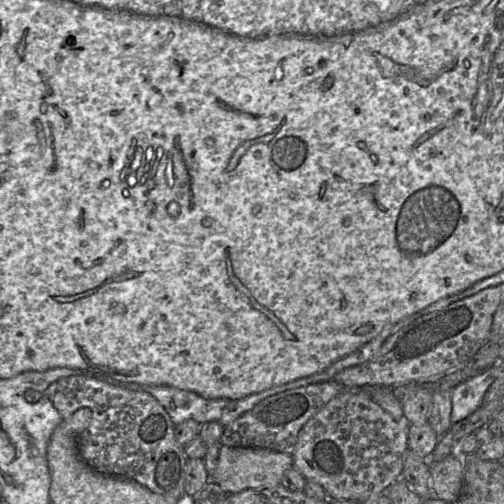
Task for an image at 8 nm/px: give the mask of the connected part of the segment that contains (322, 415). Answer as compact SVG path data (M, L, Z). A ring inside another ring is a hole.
M359 388L347 390L330 400L317 414L309 419L309 421L300 430L296 448L292 455L294 466L306 480L311 480L320 484L327 492L327 495L329 495L333 500L353 500L361 503L372 495L382 493L402 474L404 455L408 450L408 427L408 424L405 424L405 420L404 422L395 420L390 413L376 404L366 391L360 390Z

